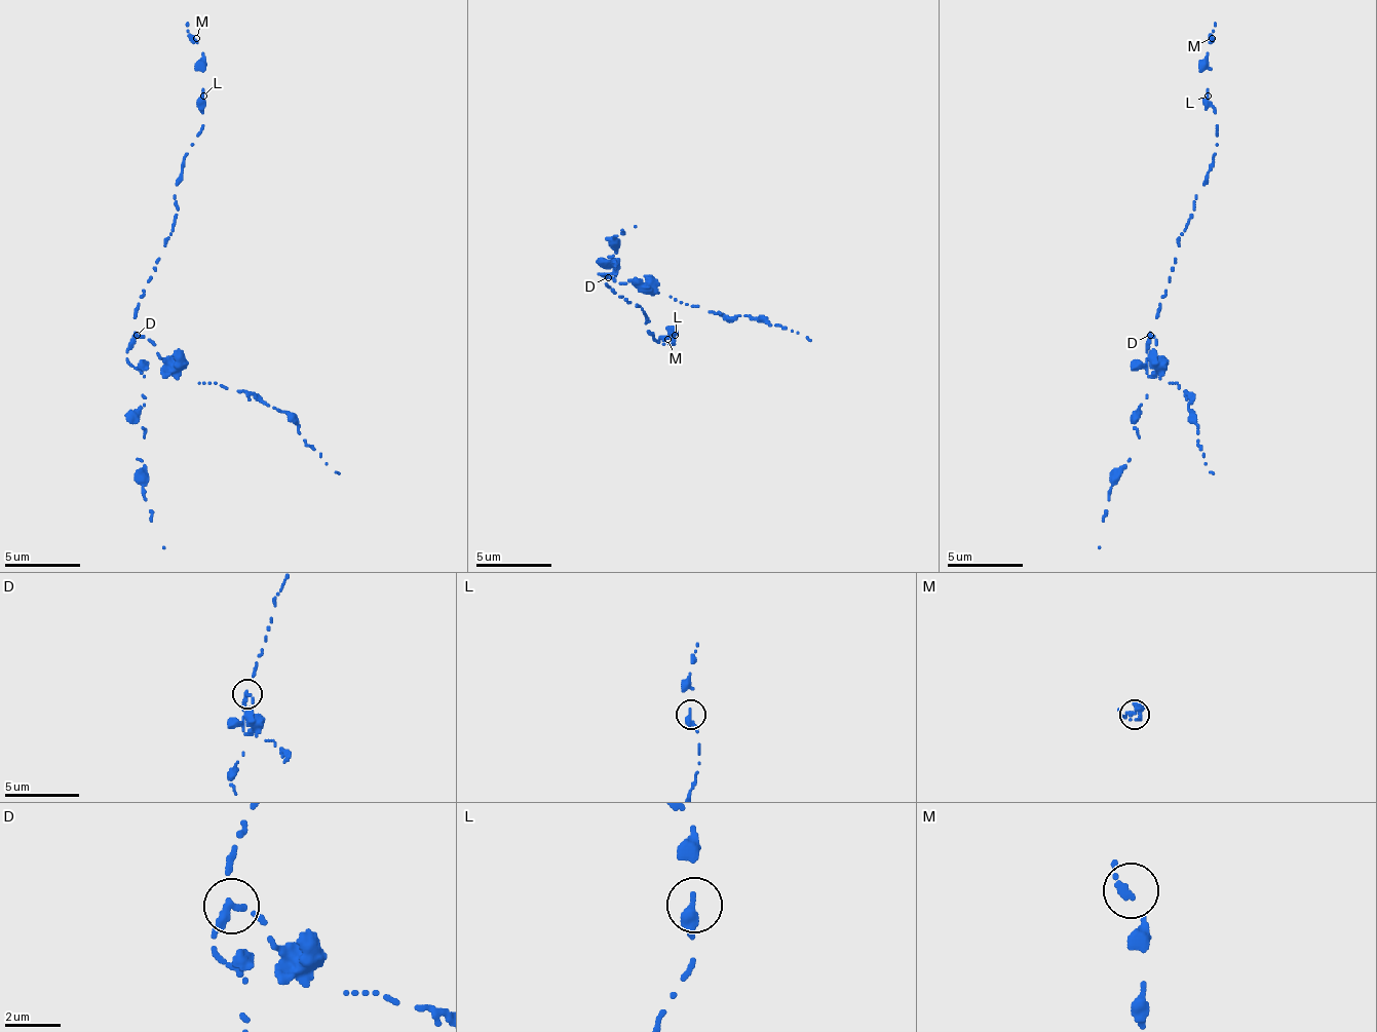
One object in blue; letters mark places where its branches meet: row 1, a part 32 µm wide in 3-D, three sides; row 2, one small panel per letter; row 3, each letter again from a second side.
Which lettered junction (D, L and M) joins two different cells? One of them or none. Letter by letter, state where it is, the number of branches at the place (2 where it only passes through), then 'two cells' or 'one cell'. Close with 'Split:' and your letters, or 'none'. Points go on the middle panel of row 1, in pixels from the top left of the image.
D: at (608, 277); 2 branches meet; two cells
L: at (675, 335); 2 branches meet; one cell
M: at (667, 339); 2 branches meet; one cell
Split: D

